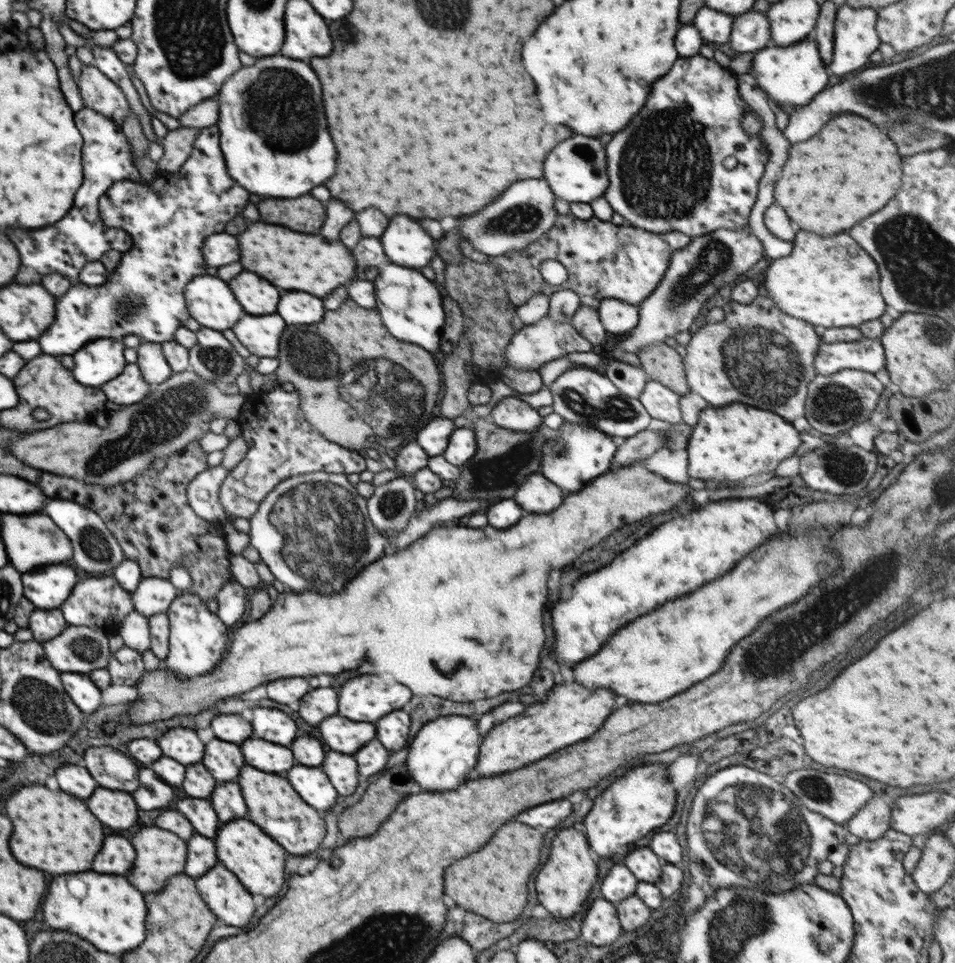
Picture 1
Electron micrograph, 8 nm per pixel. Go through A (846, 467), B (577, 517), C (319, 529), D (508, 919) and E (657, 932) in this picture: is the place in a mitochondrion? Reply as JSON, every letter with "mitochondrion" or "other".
{"A":"mitochondrion","B":"other","C":"mitochondrion","D":"other","E":"other"}

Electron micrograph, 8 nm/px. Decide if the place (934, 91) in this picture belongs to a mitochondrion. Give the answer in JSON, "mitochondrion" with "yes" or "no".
{"mitochondrion":"yes"}

